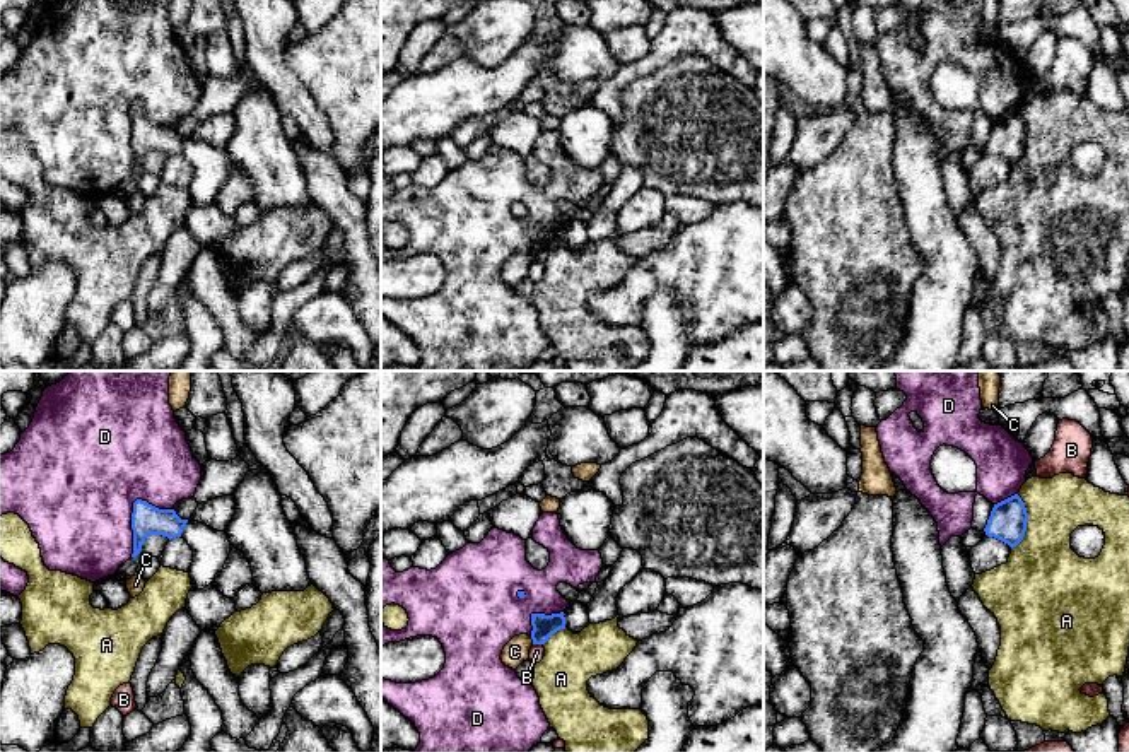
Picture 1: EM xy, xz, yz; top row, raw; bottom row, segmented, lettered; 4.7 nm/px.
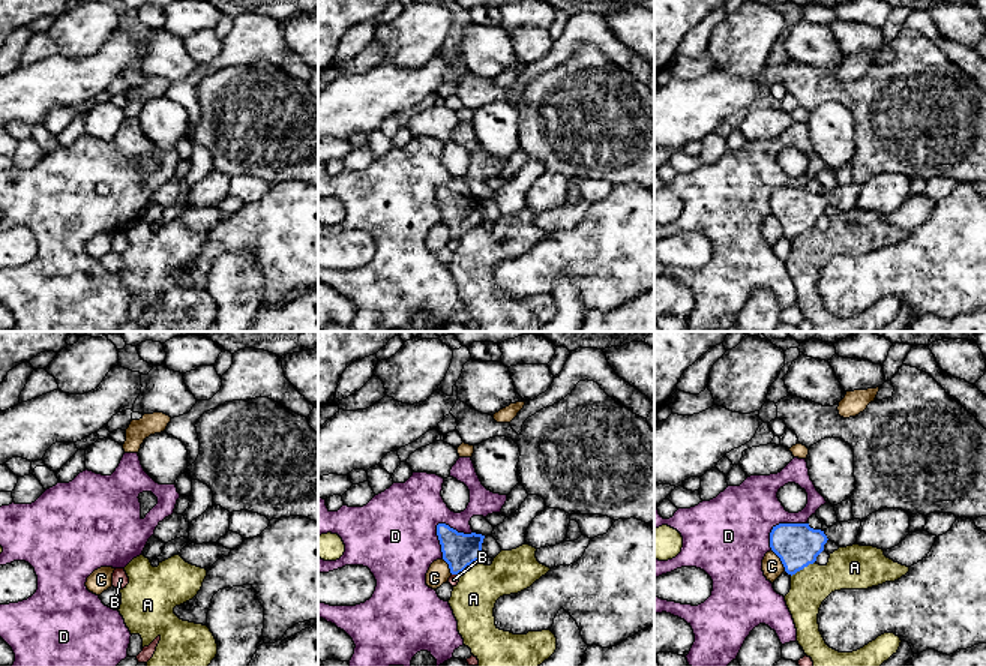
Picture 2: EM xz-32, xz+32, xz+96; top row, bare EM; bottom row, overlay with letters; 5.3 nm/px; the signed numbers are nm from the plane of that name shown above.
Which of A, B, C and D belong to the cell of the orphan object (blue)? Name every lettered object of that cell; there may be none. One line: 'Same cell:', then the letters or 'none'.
Same cell: none

